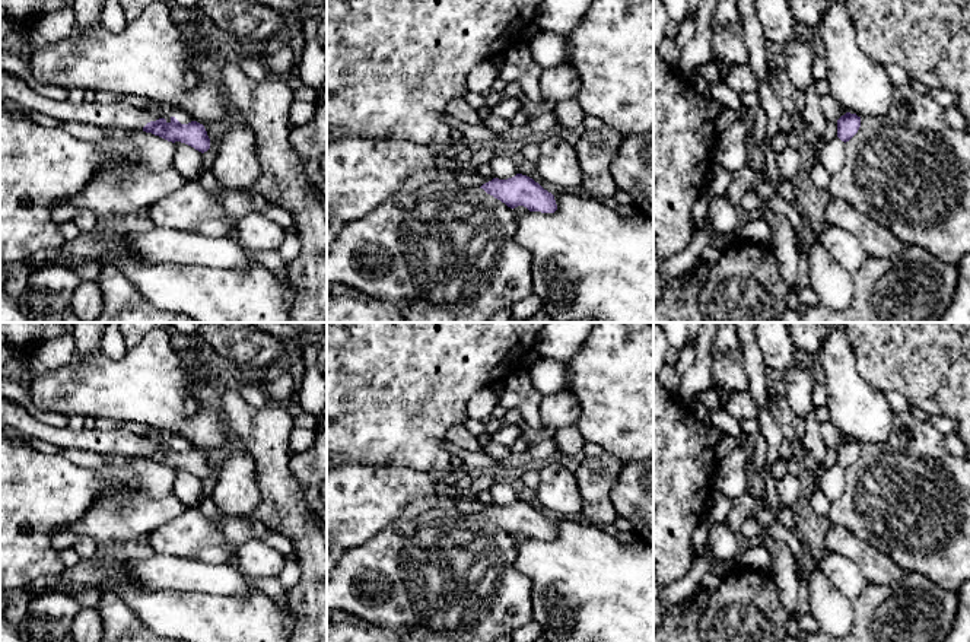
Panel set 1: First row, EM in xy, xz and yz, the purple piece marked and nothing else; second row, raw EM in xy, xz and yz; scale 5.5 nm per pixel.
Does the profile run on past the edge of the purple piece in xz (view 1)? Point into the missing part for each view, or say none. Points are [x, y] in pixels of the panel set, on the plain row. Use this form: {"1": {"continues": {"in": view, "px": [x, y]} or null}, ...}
{"1": {"continues": null}}

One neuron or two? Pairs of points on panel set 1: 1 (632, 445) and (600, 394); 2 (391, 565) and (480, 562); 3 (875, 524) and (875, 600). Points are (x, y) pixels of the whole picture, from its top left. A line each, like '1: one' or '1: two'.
1: one
2: one
3: two

